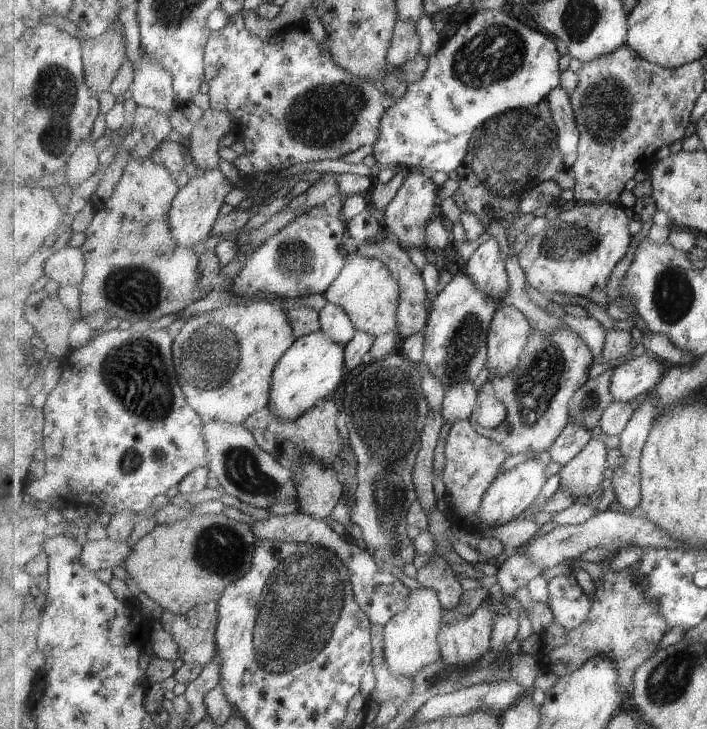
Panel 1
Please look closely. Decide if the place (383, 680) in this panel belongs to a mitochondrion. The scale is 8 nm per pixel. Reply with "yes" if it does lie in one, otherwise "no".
no

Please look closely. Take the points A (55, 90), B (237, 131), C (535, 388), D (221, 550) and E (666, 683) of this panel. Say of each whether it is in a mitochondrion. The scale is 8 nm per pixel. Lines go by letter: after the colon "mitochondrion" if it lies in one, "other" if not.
A: mitochondrion
B: other
C: mitochondrion
D: mitochondrion
E: mitochondrion

